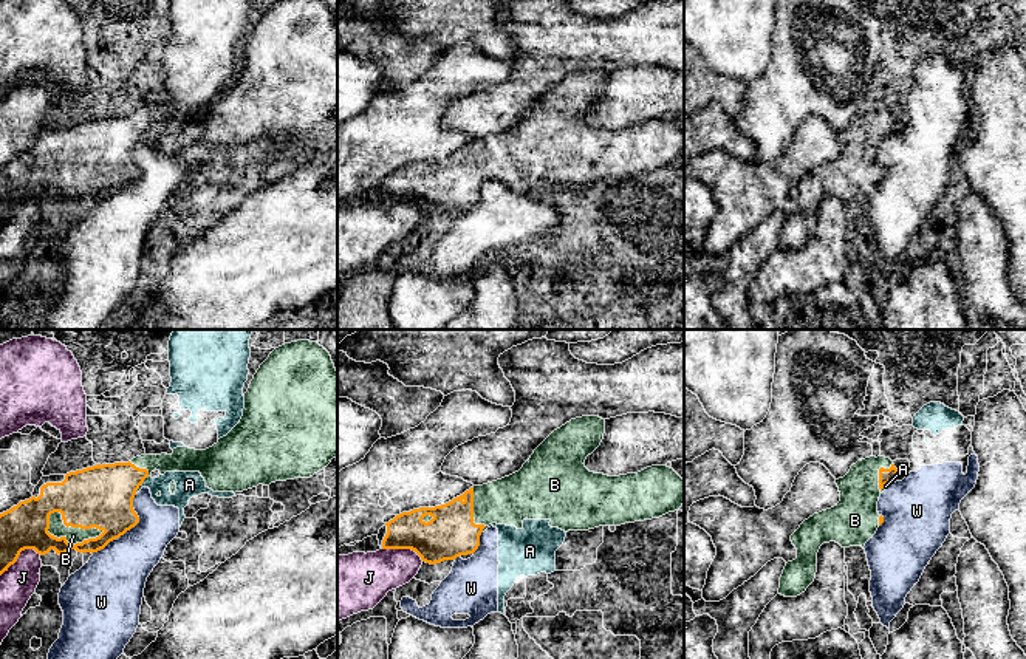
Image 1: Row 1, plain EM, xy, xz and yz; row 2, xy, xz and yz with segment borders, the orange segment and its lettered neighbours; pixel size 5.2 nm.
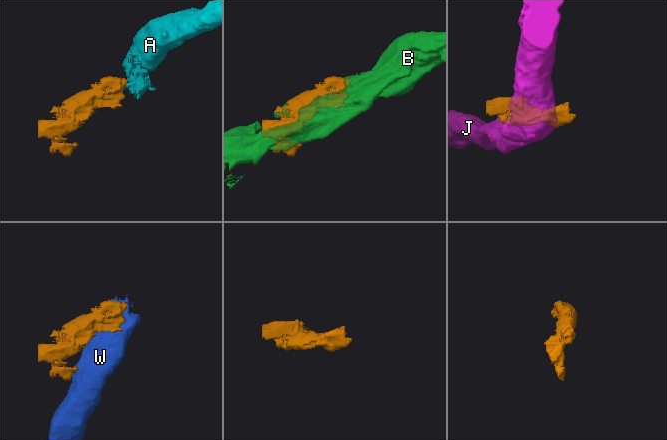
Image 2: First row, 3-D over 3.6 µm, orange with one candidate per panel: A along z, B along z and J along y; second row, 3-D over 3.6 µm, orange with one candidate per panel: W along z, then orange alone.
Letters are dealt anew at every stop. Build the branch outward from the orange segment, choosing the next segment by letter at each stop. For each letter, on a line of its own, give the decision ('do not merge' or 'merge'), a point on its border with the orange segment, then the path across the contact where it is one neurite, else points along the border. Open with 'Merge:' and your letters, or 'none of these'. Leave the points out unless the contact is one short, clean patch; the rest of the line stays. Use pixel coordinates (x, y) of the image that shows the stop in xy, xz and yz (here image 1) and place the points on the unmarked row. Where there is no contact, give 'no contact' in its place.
Merge: B
A: do not merge | xy (141, 136) | along xy (147, 129), (135, 146)
B: merge | xy (73, 180)
J: do not merge | xy (19, 208)
W: do not merge | xy (129, 183)

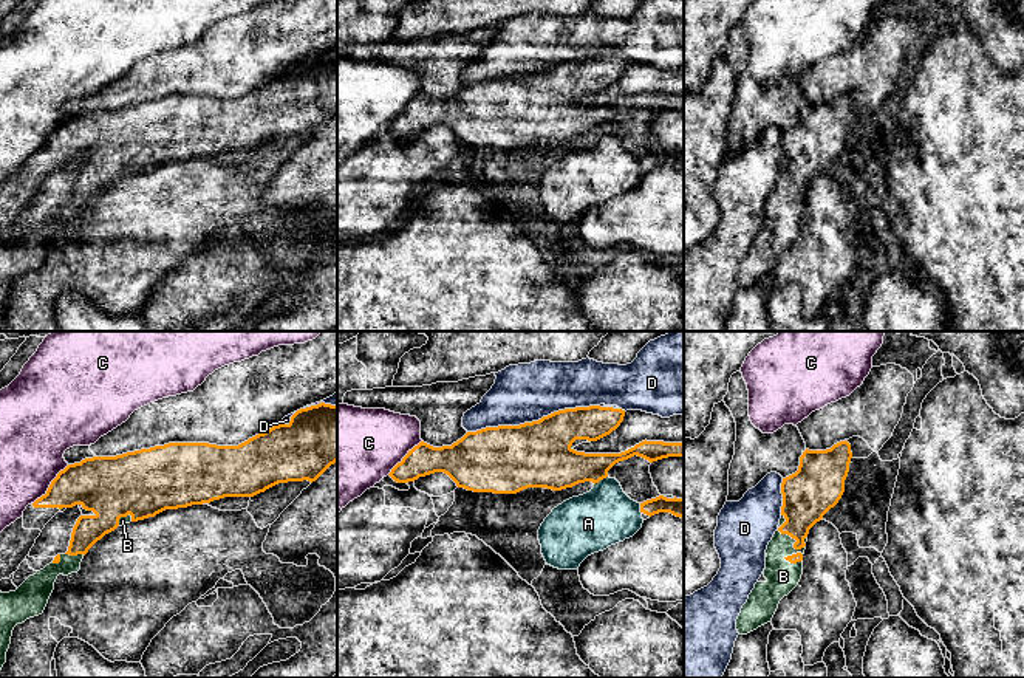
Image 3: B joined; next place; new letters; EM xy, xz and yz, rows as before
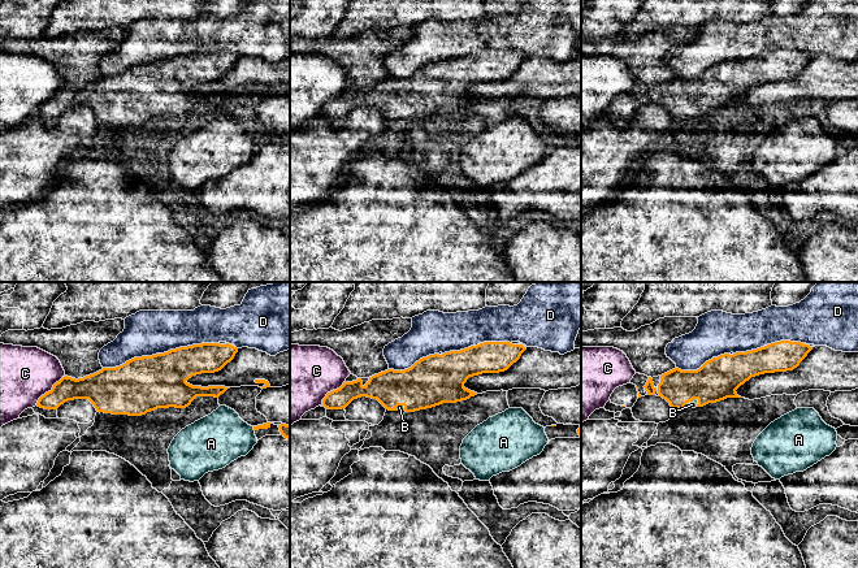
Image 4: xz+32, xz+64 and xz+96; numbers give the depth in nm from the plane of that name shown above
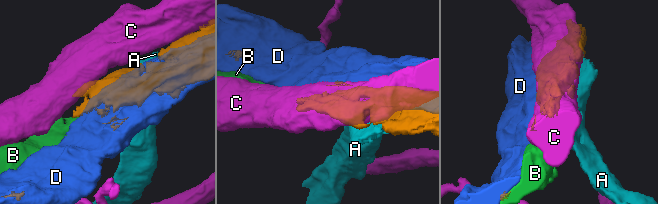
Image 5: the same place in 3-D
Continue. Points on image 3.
Merge: B
A: do not merge | xz (600, 132)
B: merge | yz (795, 195)
C: do not merge | xy (50, 138)
D: do not merge | xz (532, 75)

